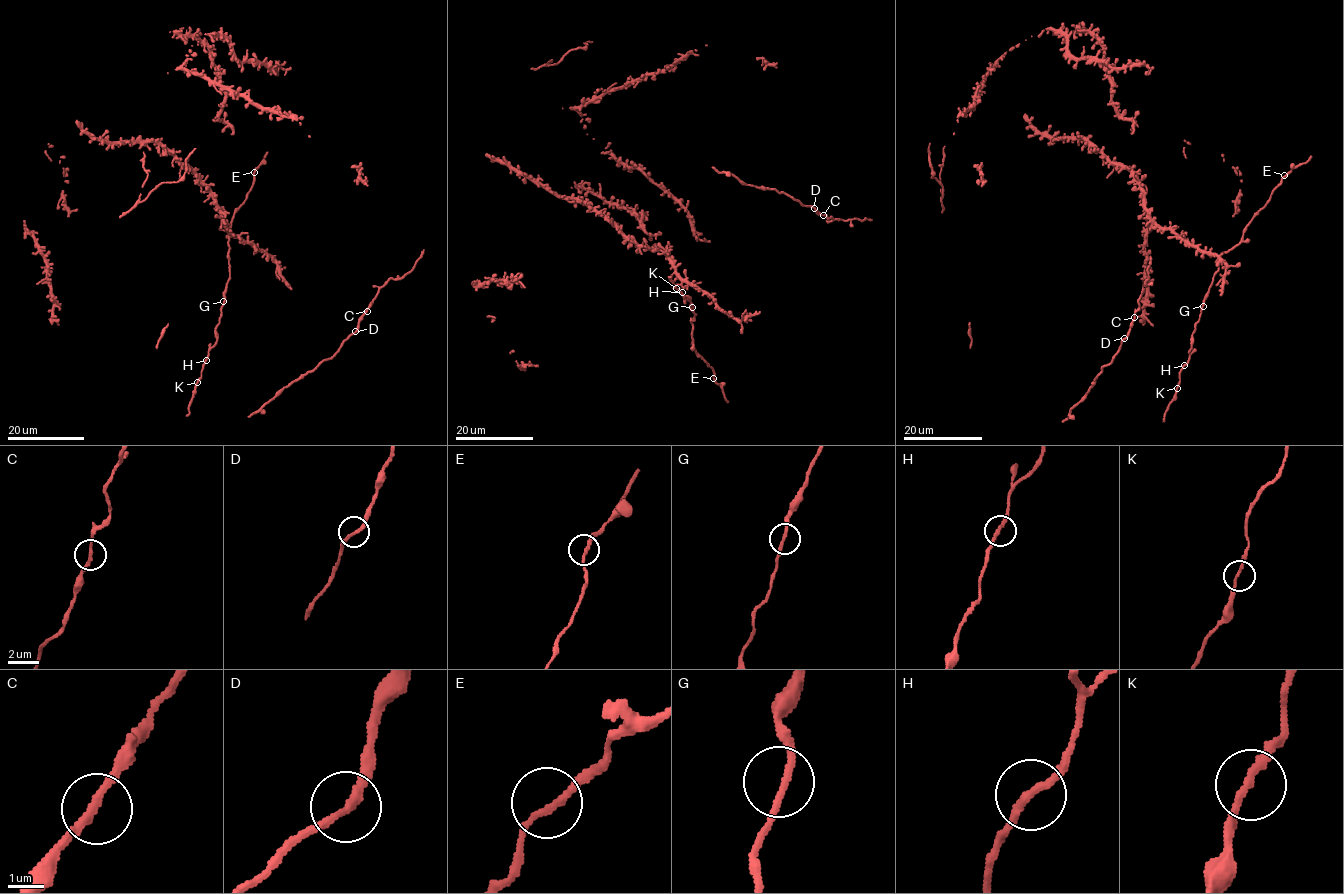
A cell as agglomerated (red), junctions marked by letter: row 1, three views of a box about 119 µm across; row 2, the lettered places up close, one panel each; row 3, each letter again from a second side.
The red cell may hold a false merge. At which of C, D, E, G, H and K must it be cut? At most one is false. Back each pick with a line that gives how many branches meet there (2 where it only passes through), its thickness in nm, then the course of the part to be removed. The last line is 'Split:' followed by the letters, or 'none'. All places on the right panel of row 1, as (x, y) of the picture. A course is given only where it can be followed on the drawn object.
Split: none

